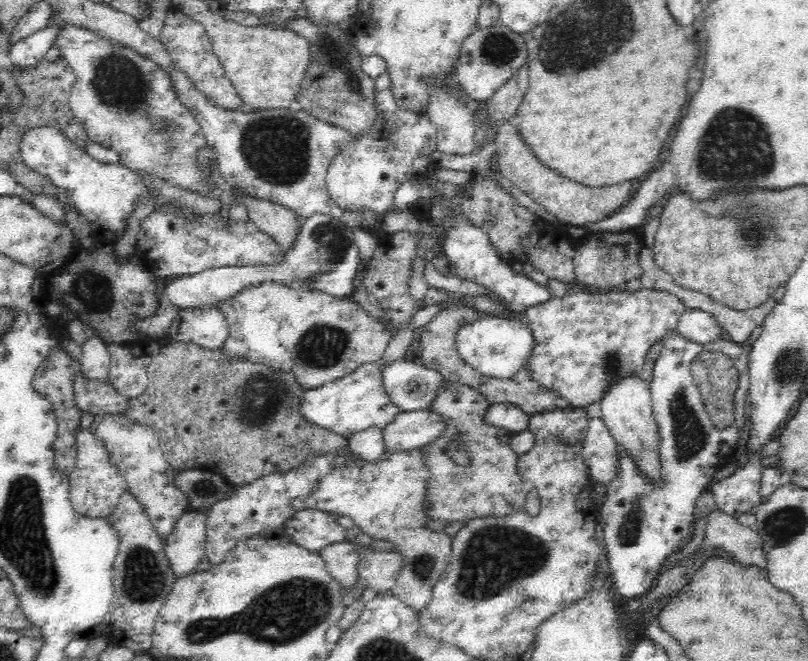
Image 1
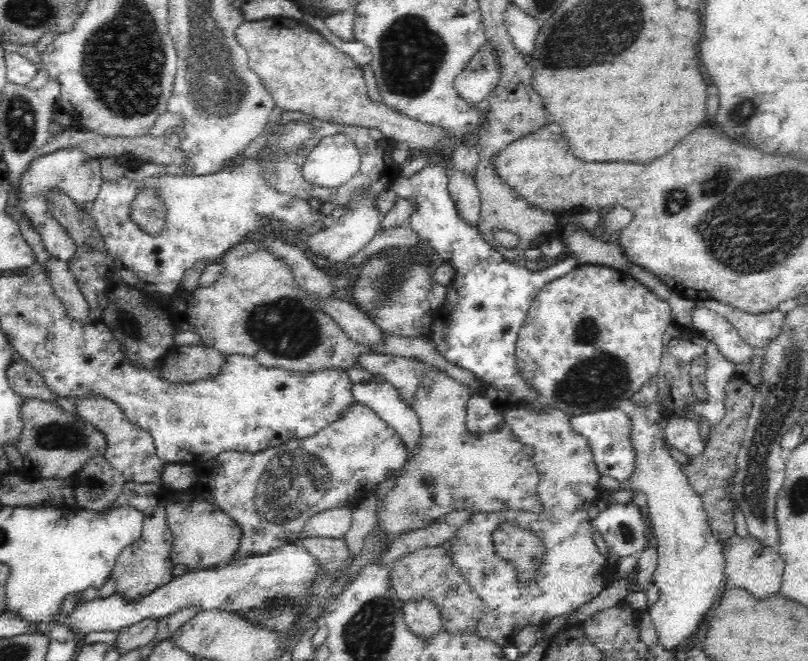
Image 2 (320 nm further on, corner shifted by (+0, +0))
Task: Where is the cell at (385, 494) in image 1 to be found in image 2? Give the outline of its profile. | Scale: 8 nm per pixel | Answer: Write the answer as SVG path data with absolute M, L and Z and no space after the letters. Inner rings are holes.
M423 596L403 603L403 621L412 633L428 638L442 630L442 619L433 597Z

